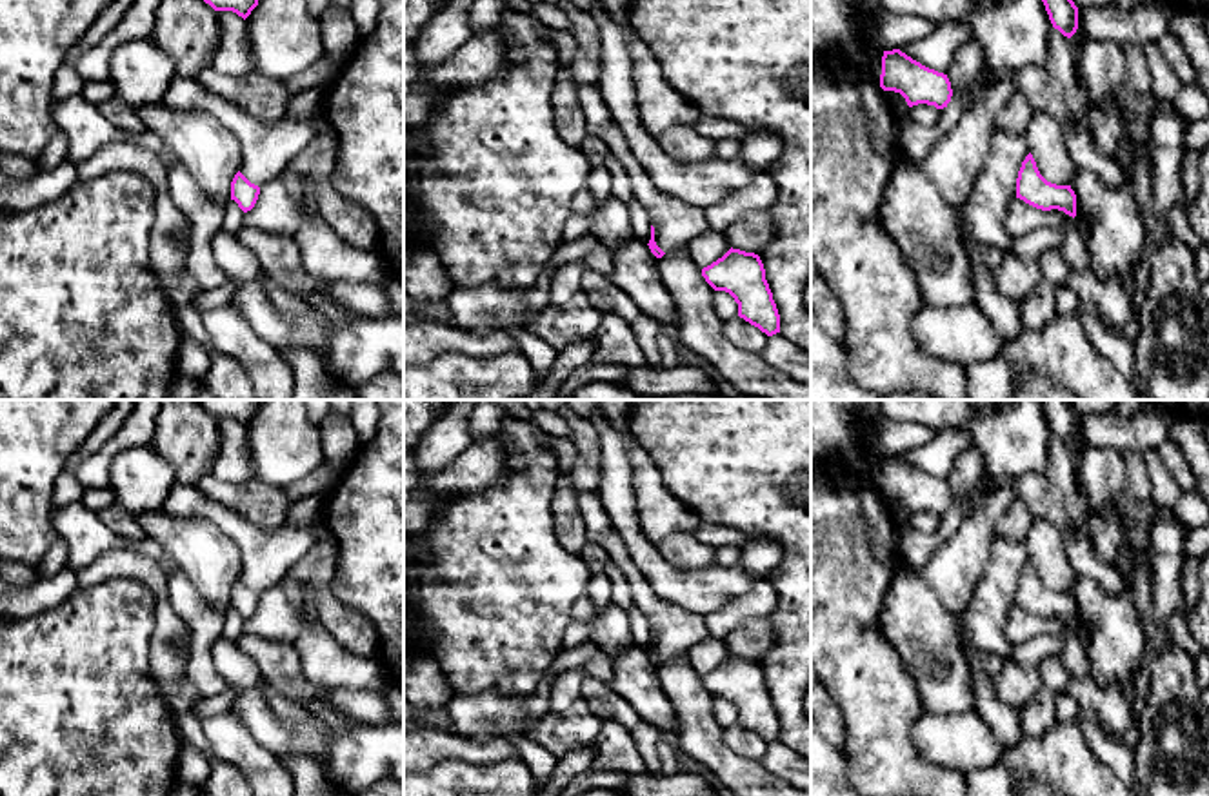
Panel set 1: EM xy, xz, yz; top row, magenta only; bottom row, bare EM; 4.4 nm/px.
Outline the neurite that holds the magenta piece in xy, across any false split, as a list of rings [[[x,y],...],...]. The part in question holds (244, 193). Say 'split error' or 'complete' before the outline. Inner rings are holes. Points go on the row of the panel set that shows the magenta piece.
complete; [[[238,171],[231,182],[231,200],[235,200],[244,213],[247,213],[255,207],[258,194],[260,194],[260,187],[251,184]]]

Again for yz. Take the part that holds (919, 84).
complete; [[[900,49],[884,51],[880,87],[900,93],[909,107],[927,104],[944,109],[953,96],[947,75],[922,65]]]

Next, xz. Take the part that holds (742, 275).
complete; [[[731,247],[704,267],[702,276],[714,291],[725,291],[734,298],[740,318],[767,336],[780,333],[780,314],[758,254]]]

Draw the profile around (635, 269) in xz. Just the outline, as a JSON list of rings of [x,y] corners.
[[[629,238],[618,245],[613,251],[609,280],[636,303],[642,314],[651,316],[664,329],[674,329],[678,311],[660,278],[658,258],[647,244]]]

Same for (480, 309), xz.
[[[589,233],[576,240],[562,240],[538,282],[527,289],[507,289],[496,282],[473,287],[455,287],[445,298],[449,307],[447,323],[471,334],[489,334],[504,325],[525,327],[551,305],[551,276],[571,262],[582,262],[598,240]]]

